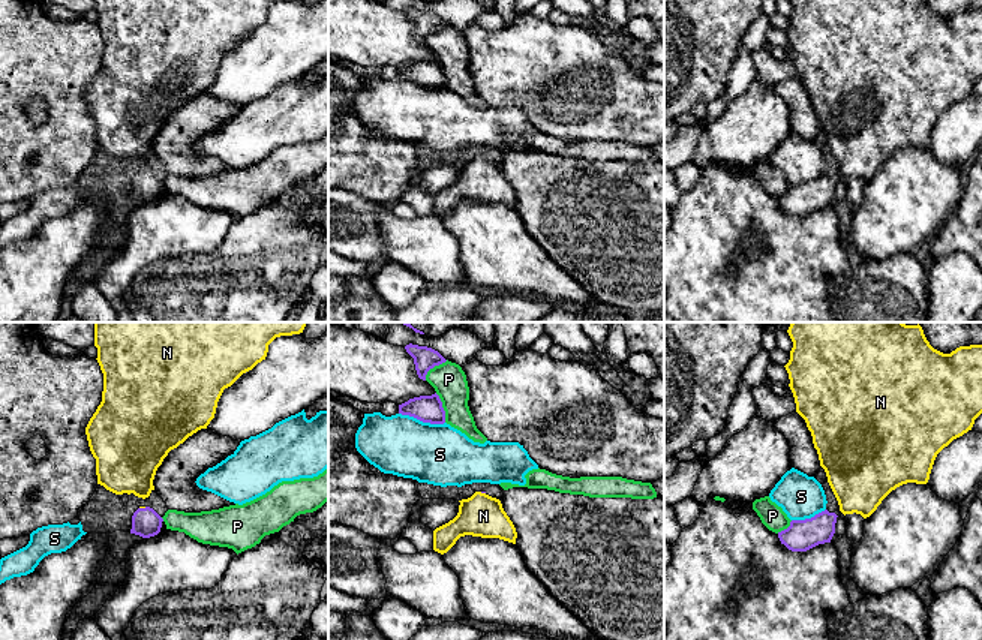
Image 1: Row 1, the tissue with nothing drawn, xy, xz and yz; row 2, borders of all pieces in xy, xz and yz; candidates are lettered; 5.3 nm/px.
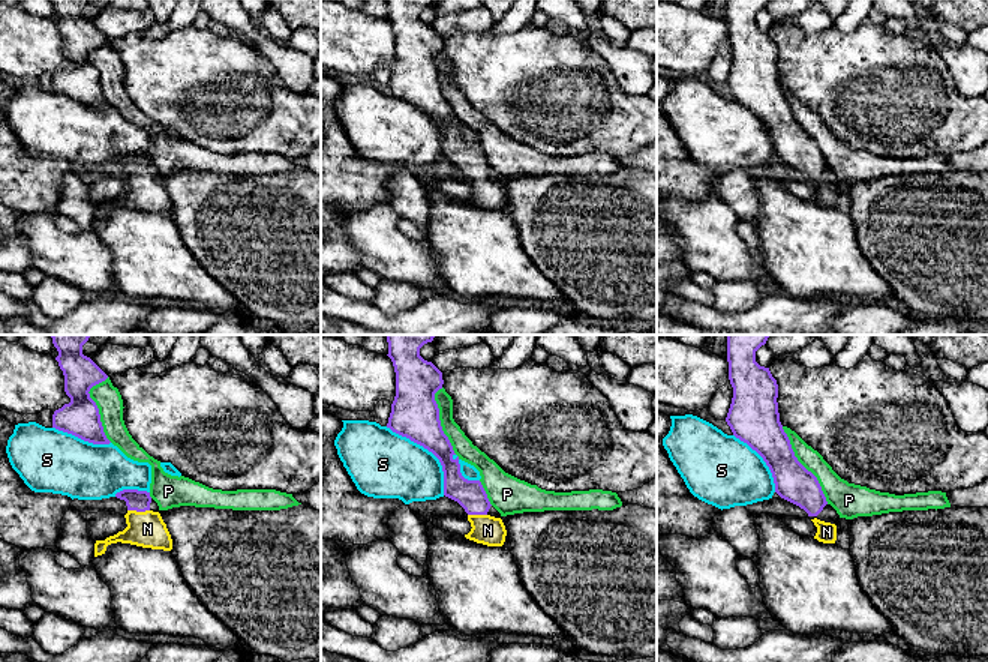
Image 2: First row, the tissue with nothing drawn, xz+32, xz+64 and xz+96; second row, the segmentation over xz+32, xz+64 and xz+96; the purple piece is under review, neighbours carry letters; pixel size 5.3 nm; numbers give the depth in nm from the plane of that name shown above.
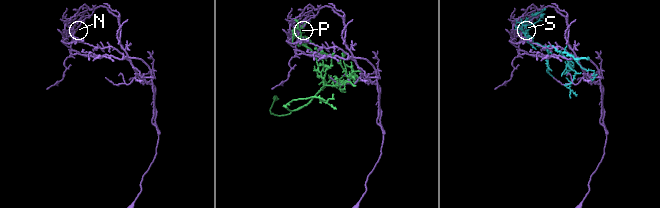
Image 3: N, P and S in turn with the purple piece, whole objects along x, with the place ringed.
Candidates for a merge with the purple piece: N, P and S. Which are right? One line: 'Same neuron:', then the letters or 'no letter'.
Same neuron: N

